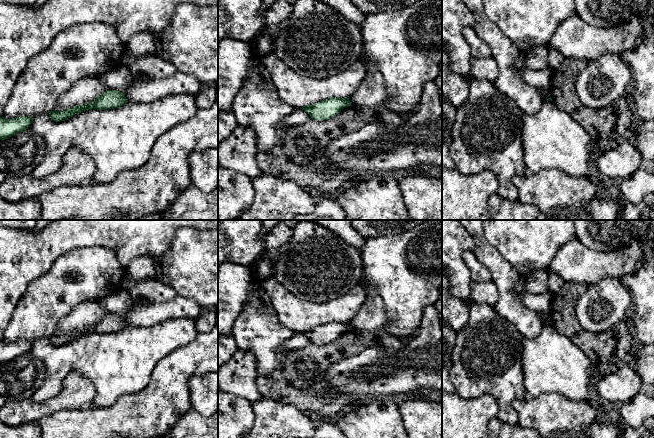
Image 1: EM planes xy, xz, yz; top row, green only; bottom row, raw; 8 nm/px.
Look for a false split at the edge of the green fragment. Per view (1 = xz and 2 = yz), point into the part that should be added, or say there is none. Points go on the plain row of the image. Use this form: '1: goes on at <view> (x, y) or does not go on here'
1: does not go on here
2: does not go on here

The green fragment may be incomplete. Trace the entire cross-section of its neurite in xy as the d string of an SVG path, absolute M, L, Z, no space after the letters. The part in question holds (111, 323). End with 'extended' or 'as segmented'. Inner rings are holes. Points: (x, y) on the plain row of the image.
M107 314L100 318L93 326L85 327L82 330L74 330L63 335L51 335L48 339L56 346L65 345L79 336L86 334L109 334L119 332L126 327L125 318L117 314Z; as segmented

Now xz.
M330 321L317 328L303 330L313 344L328 344L336 340L341 334L351 329L349 322Z; as segmented

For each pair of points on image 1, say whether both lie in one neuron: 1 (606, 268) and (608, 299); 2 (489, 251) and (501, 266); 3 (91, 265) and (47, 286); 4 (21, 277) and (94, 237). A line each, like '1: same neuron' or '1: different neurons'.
1: different neurons
2: same neuron
3: same neuron
4: same neuron

